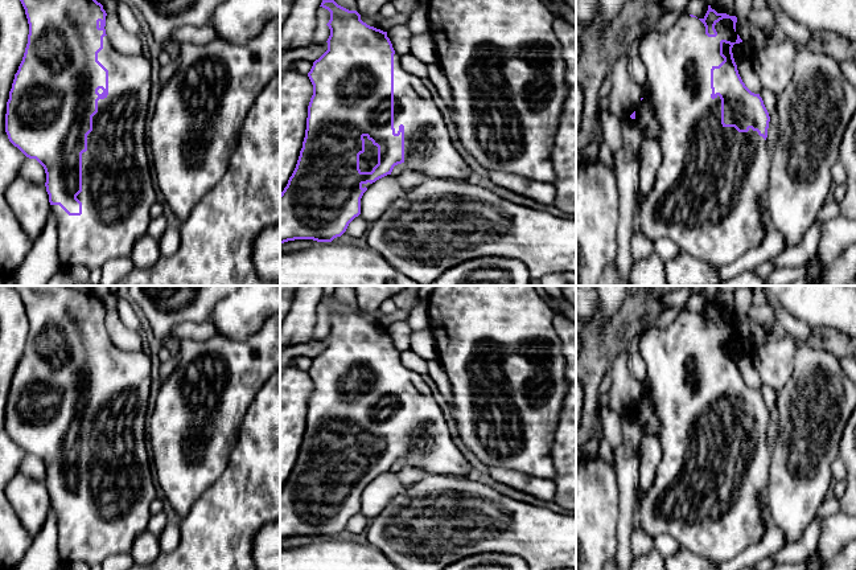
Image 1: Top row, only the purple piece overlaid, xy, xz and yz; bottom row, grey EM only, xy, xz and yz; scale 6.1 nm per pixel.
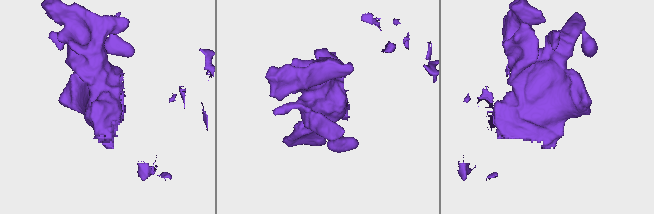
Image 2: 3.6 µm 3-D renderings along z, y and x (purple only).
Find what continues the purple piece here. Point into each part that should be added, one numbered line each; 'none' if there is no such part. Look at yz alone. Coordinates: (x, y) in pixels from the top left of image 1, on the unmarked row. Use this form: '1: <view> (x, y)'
1: yz (704, 493)

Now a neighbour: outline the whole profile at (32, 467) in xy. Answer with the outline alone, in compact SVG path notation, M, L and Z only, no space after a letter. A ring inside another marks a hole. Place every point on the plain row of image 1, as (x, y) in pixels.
M26 454L20 464L18 472L34 480L46 479L45 466L36 455Z

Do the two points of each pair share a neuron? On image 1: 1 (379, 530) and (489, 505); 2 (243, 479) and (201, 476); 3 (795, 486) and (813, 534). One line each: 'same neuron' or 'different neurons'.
1: same neuron
2: different neurons
3: different neurons

